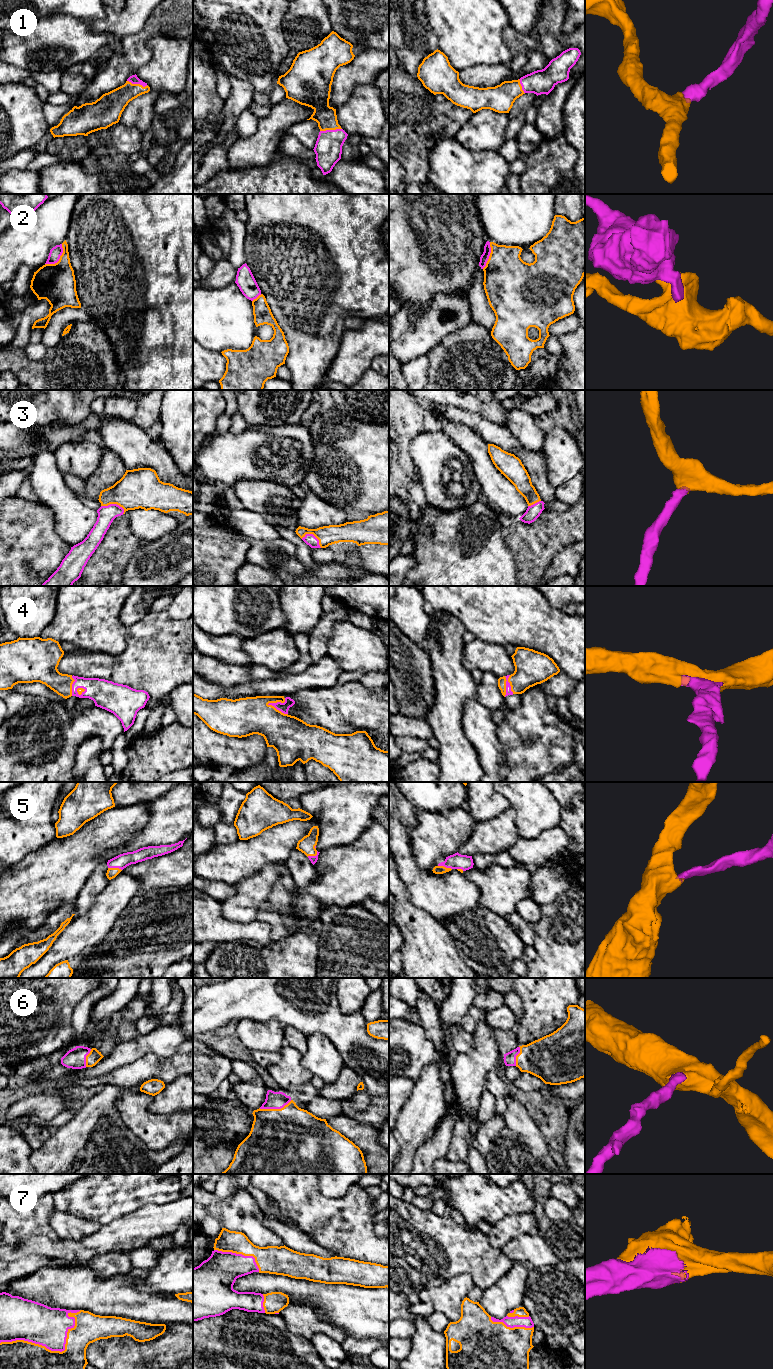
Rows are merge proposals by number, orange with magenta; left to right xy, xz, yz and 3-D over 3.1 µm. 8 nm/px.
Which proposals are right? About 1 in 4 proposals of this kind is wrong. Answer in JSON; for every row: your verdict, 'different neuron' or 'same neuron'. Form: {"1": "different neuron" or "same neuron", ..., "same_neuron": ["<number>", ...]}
{"1": "same neuron", "2": "different neuron", "3": "same neuron", "4": "same neuron", "5": "same neuron", "6": "same neuron", "7": "same neuron", "same_neuron": ["1", "3", "4", "5", "6", "7"]}

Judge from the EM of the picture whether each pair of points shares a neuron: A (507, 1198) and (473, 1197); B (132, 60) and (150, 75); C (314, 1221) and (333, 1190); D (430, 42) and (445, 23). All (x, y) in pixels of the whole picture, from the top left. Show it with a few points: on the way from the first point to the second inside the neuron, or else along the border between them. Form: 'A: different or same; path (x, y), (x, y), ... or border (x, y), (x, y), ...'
A: same; path (499, 1198), (481, 1198)
B: different; border (147, 44), (150, 50), (150, 58), (135, 73)
C: different; border (350, 1186), (338, 1197), (327, 1197), (318, 1189)
D: different; border (425, 14), (428, 25), (437, 39), (438, 48)

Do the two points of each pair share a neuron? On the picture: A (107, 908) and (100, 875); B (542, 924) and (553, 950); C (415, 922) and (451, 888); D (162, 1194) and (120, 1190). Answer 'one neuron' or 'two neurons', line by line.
A: two neurons
B: one neuron
C: two neurons
D: one neuron

